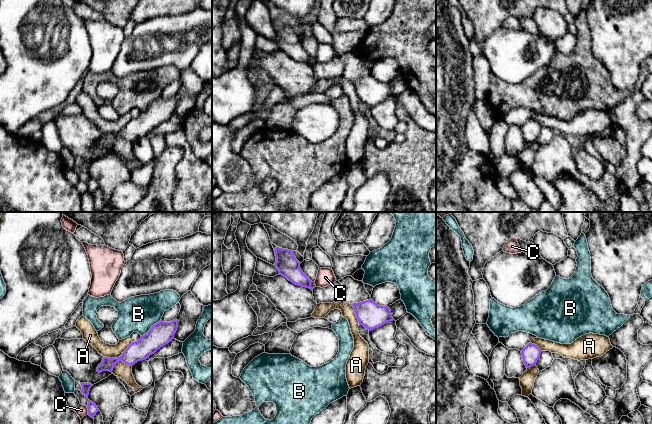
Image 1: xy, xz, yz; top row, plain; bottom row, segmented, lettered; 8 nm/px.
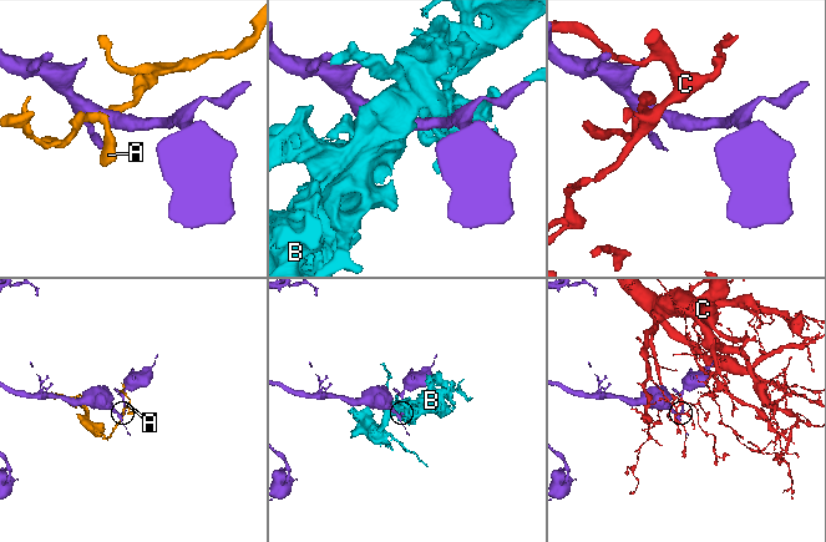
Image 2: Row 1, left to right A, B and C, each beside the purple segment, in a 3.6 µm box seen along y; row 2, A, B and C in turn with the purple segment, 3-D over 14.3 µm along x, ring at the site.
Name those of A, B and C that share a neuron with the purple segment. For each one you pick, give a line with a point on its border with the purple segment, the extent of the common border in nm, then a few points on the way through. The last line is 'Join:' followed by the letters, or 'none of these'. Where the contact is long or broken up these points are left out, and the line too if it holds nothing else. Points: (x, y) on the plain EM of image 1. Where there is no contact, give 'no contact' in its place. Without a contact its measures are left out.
Join: none of these

